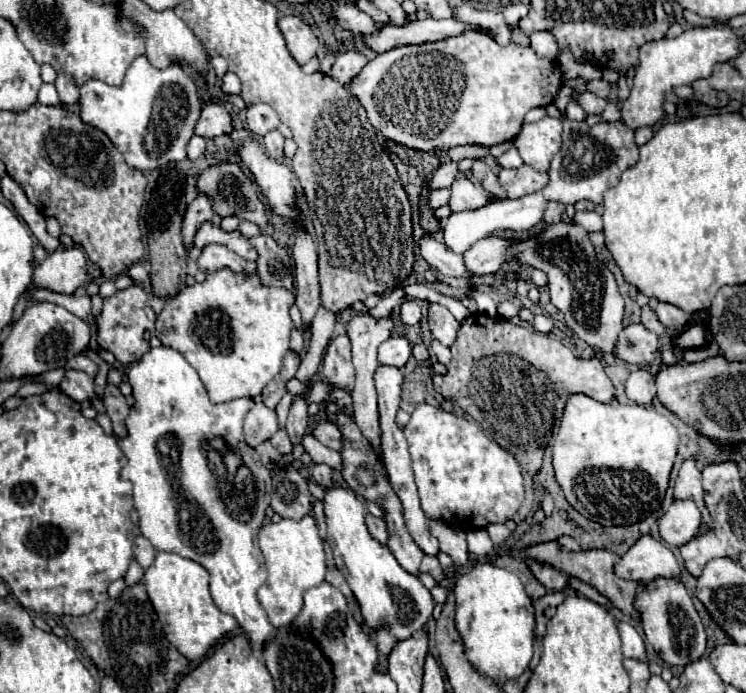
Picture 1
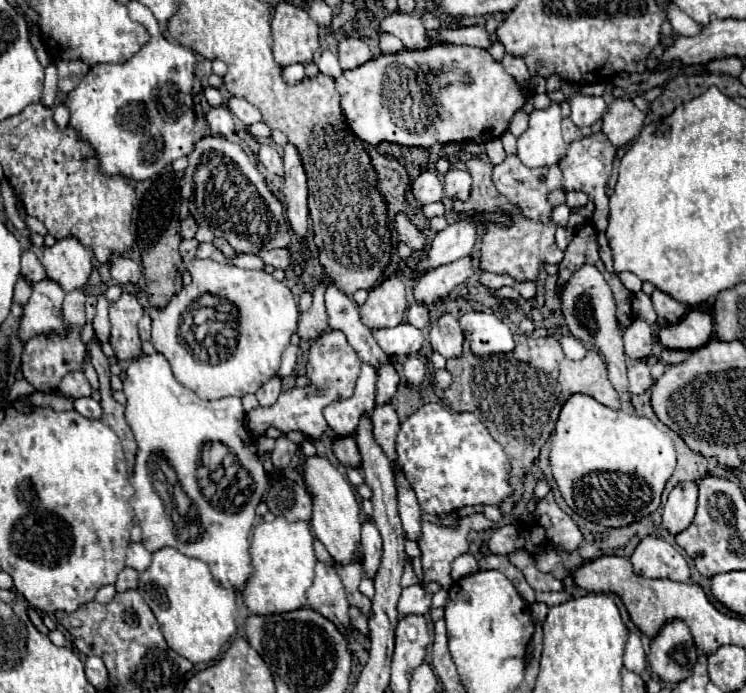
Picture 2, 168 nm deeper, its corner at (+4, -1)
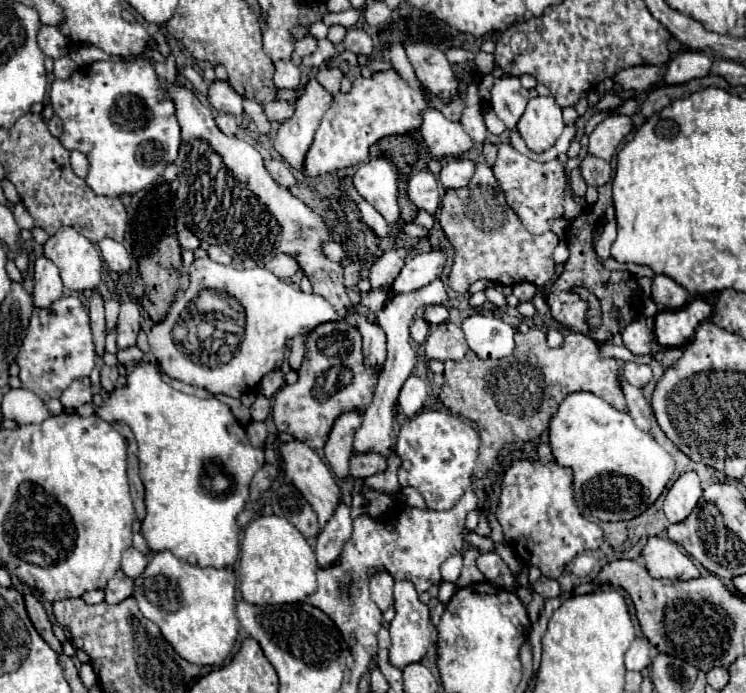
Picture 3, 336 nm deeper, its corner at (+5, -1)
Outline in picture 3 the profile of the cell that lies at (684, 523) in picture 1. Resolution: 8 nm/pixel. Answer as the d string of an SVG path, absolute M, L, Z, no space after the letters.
M684 472L664 496L664 514L668 522L678 524L684 520L702 496L702 486L696 472Z

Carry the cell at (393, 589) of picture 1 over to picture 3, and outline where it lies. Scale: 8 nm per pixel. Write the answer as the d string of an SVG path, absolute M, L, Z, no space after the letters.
M294 440L290 444L282 444L280 456L282 456L288 478L302 492L302 496L308 500L308 504L314 508L314 512L318 514L318 524L320 524L320 528L324 528L324 524L332 518L332 512L336 512L336 508L342 502L342 490L340 490L340 484L338 484L332 468L328 464L324 464L310 446L306 446L298 440Z

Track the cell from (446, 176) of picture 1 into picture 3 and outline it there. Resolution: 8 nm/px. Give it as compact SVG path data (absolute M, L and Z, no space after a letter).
M418 170L410 176L408 182L408 198L420 208L430 214L436 212L440 204L440 194L438 194L438 180L430 170Z

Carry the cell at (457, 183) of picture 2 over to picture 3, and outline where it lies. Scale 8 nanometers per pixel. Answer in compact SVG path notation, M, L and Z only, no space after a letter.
M452 160L452 162L442 166L440 182L444 184L446 190L464 188L464 186L468 186L472 174L474 174L474 162L472 160Z

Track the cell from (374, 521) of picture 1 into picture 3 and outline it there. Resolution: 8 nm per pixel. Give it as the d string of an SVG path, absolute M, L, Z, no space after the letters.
M374 572L372 580L370 580L370 596L372 600L378 604L378 608L384 612L388 606L392 606L394 602L394 580L388 572Z

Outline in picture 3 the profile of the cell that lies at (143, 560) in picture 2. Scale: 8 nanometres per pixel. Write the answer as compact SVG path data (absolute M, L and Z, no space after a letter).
M130 546L128 550L124 550L124 554L122 554L122 572L126 576L130 576L130 578L140 576L140 572L144 572L146 564L148 564L146 554L142 554L140 550L136 550L134 546Z

